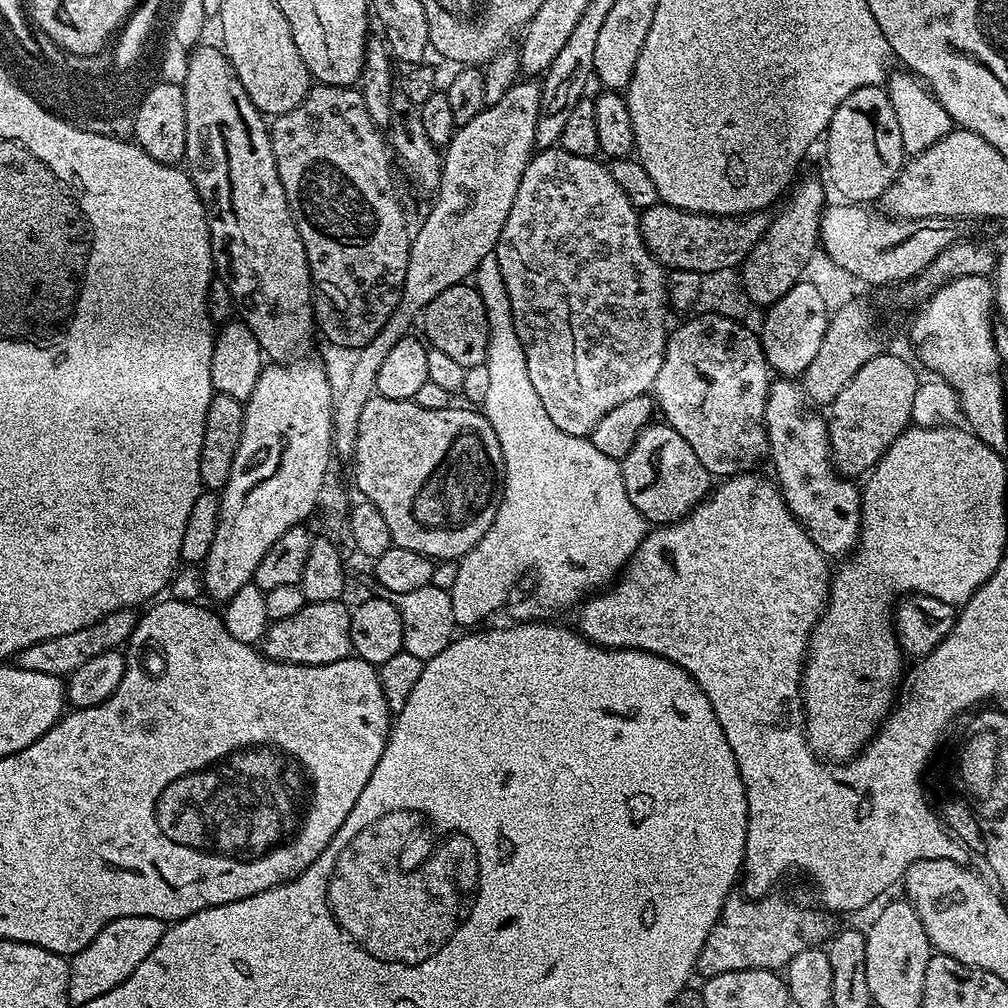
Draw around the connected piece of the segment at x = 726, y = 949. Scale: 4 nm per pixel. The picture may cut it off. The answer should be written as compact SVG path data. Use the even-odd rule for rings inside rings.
M740 894L729 896L718 922L698 954L696 972L702 974L701 977L751 968L784 970L794 957L802 954L802 950L821 947L833 935L833 917L827 911L819 907L807 908L776 895L759 898L745 898Z

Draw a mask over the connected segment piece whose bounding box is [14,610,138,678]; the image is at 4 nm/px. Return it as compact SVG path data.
M132 610L111 612L90 626L82 626L82 630L74 630L70 634L58 634L58 638L46 638L46 642L34 642L34 646L26 646L26 650L16 653L14 663L22 670L35 670L38 674L67 678L74 670L78 670L78 666L90 662L90 658L98 658L98 654L123 649L128 643L137 619L137 613Z

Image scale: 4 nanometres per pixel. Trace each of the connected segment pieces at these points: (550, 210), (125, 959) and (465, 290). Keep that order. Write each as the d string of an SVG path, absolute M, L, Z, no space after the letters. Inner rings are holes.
M553 146L537 151L531 157L522 174L521 182L518 183L517 194L510 208L510 212L506 217L505 225L502 226L501 236L497 240L494 255L498 258L498 266L502 270L502 282L506 282L506 294L510 298L510 310L514 318L514 330L518 330L518 338L524 347L526 354L526 370L530 374L530 382L534 382L534 391L538 393L538 399L541 400L542 406L546 410L546 414L550 414L554 426L558 426L558 430L566 430L566 434L574 434L575 436L591 437L594 426L598 426L598 422L602 422L602 418L606 418L606 414L610 414L610 410L614 410L614 406L619 406L621 402L627 402L629 398L638 398L645 394L651 393L652 383L658 378L658 370L662 370L662 358L664 357L664 346L666 343L666 328L664 332L664 308L666 309L666 269L652 255L649 254L648 248L644 244L644 239L640 233L640 218L638 209L630 202L630 198L626 198L626 194L618 182L612 176L611 171L607 167L604 168L599 164L599 159L591 156L579 156L578 154L570 154L564 148Z
M127 916L112 920L104 926L82 951L71 957L68 966L68 1002L72 1006L83 1006L86 1002L94 1002L94 998L102 998L106 990L114 990L138 965L158 946L166 931L165 921L149 916Z
M463 282L443 290L430 301L422 313L424 320L423 339L438 350L443 350L449 358L454 358L464 369L484 363L488 349L488 319L486 306L471 283Z

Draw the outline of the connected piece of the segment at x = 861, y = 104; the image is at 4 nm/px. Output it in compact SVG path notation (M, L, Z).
M862 86L838 101L834 118L828 123L827 140L826 180L844 202L868 206L879 201L906 163L894 106L890 106L888 93L880 86Z

